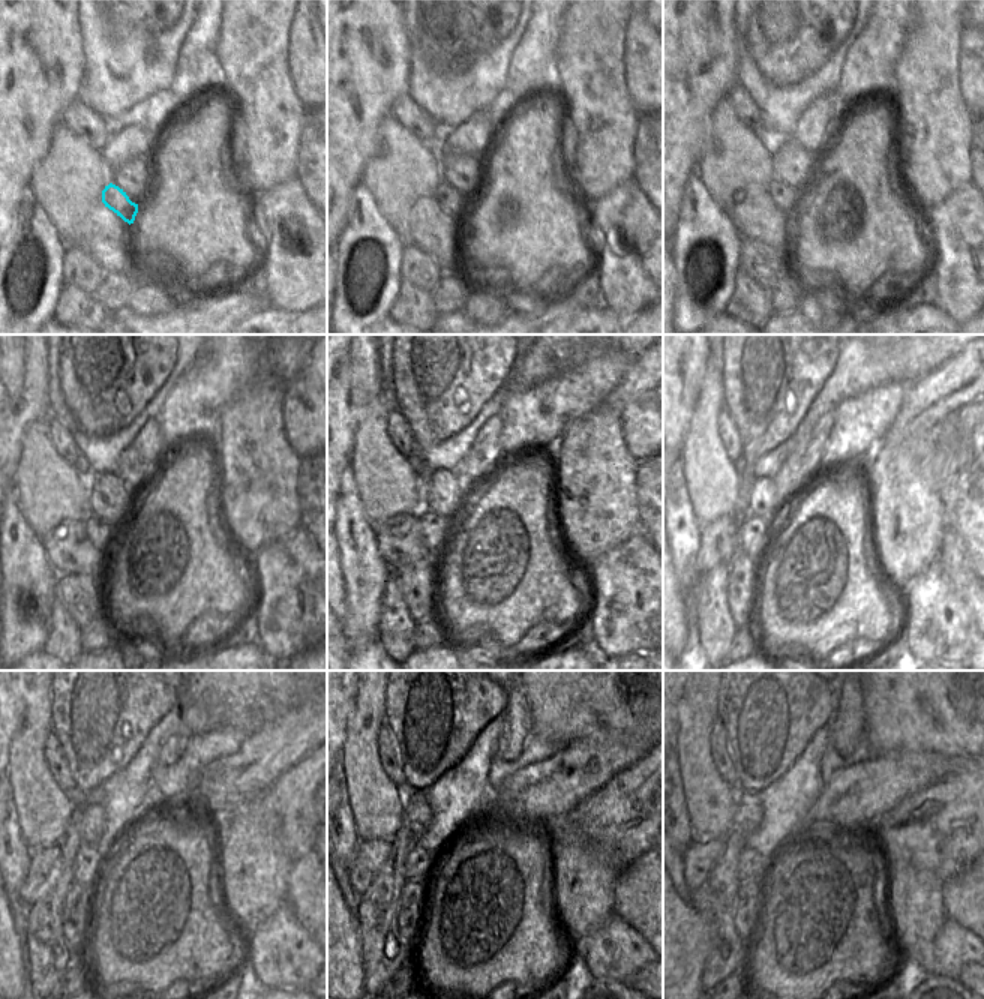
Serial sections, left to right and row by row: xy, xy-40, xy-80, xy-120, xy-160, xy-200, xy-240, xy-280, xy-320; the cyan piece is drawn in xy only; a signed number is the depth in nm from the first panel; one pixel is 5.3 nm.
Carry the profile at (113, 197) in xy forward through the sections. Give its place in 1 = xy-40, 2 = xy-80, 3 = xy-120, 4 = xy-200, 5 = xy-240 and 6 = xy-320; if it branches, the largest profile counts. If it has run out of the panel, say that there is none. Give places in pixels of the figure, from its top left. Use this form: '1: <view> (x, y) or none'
1: xy-40 (455, 204)
2: xy-80 (785, 200)
3: xy-120 (99, 531)
4: xy-200 (756, 533)
5: xy-240 (87, 863)
6: xy-320 (750, 864)

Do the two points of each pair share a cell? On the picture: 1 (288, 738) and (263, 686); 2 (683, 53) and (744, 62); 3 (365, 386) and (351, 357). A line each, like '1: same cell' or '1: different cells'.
1: different cells
2: different cells
3: same cell

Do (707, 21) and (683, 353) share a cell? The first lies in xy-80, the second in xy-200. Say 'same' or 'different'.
same

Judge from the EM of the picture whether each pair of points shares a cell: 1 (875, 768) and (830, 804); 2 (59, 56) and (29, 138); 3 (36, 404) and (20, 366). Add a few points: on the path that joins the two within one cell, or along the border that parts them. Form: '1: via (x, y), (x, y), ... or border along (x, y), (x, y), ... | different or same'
1: via (864, 779), (840, 803) | same
2: via (47, 77), (29, 95), (29, 117) | same
3: via (27, 395), (20, 387), (20, 375) | same

